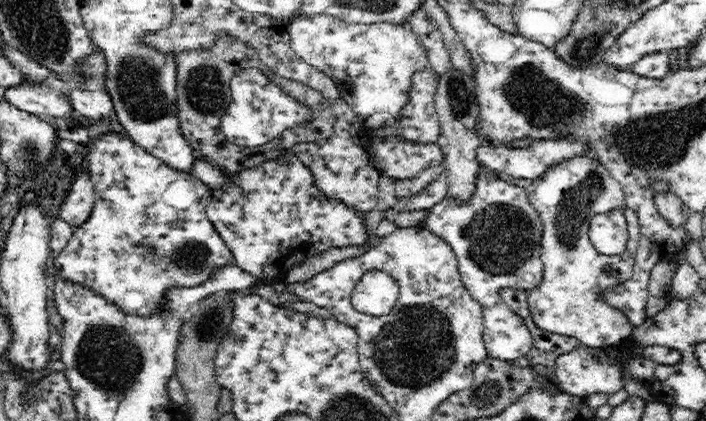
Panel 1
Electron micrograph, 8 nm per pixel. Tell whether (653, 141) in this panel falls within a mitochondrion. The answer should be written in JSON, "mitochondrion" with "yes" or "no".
{"mitochondrion":"yes"}

